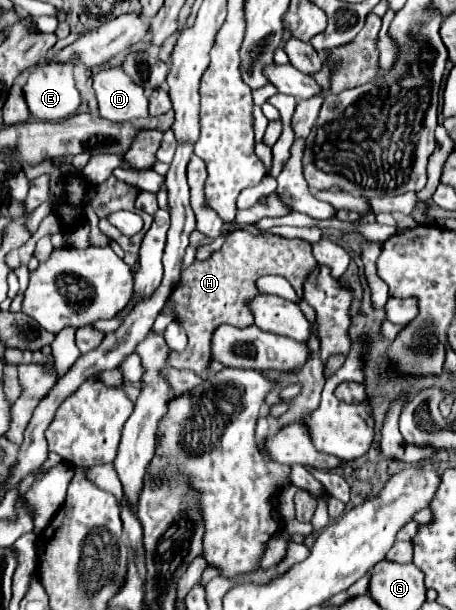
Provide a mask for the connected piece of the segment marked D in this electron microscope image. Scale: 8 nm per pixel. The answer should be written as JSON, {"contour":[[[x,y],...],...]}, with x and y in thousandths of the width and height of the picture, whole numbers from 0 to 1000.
{"contour":[[[265,110],[221,113],[204,130],[204,143],[226,195],[270,202],[327,189],[314,143],[296,139]]]}

